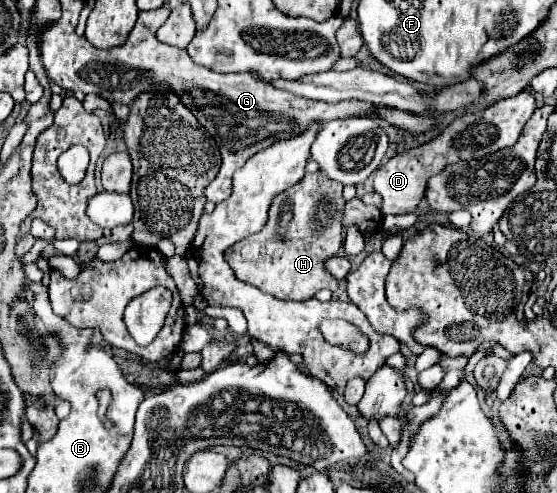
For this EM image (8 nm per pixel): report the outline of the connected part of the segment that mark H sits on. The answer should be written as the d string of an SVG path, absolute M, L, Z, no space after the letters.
M323 171L307 173L299 183L277 193L265 227L229 249L227 259L235 277L277 299L305 301L321 289L335 291L337 279L327 273L325 261L343 247L345 231L341 219L345 203L343 185L329 179Z

